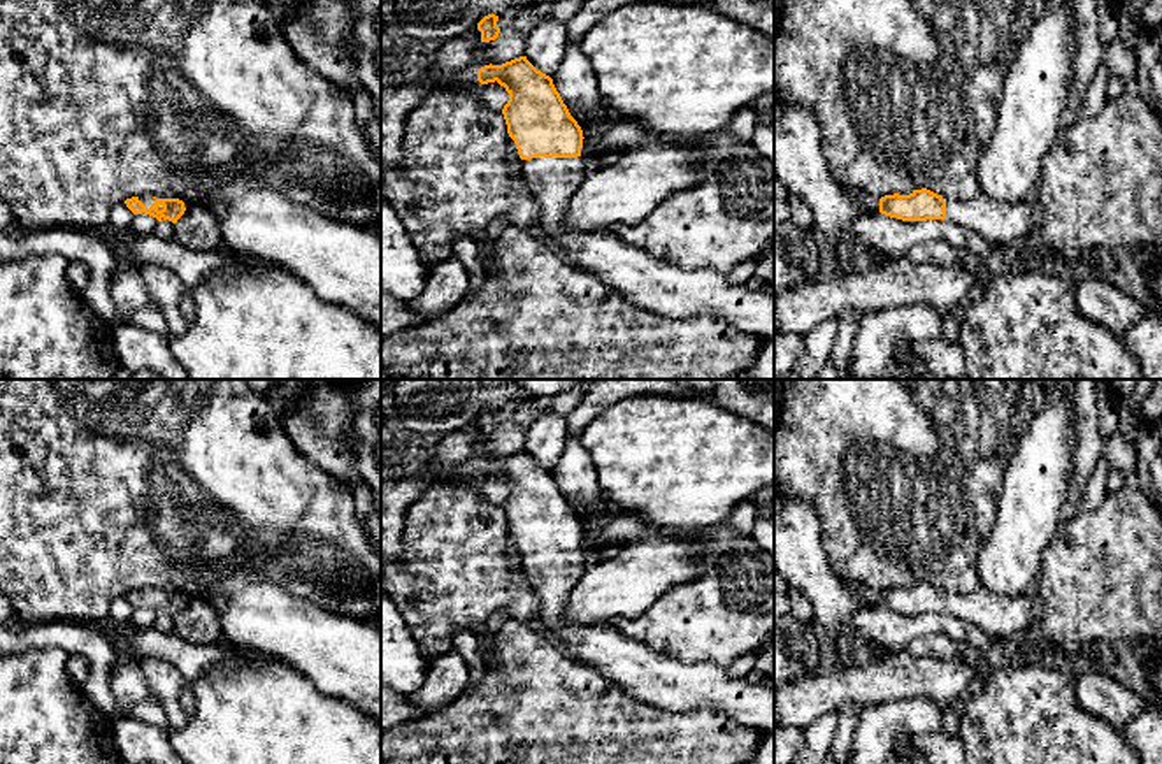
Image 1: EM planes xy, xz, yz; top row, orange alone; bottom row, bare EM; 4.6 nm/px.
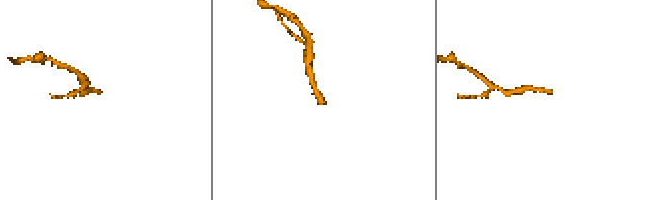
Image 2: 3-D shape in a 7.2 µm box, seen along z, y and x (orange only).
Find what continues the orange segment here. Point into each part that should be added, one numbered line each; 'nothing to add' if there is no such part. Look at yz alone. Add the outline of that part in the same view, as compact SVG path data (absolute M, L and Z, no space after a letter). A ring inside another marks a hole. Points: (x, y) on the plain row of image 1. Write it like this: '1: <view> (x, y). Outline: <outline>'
1: yz (1006, 617). Outline: M976 588L971 594L946 594L946 613L962 622L995 634L999 639L1025 636L1039 622L1039 606L1034 592L1006 597Z

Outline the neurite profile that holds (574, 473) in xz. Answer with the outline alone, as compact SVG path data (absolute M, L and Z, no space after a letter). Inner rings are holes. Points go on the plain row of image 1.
M577 436L567 437L563 453L551 472L576 515L583 515L602 502L599 472Z

